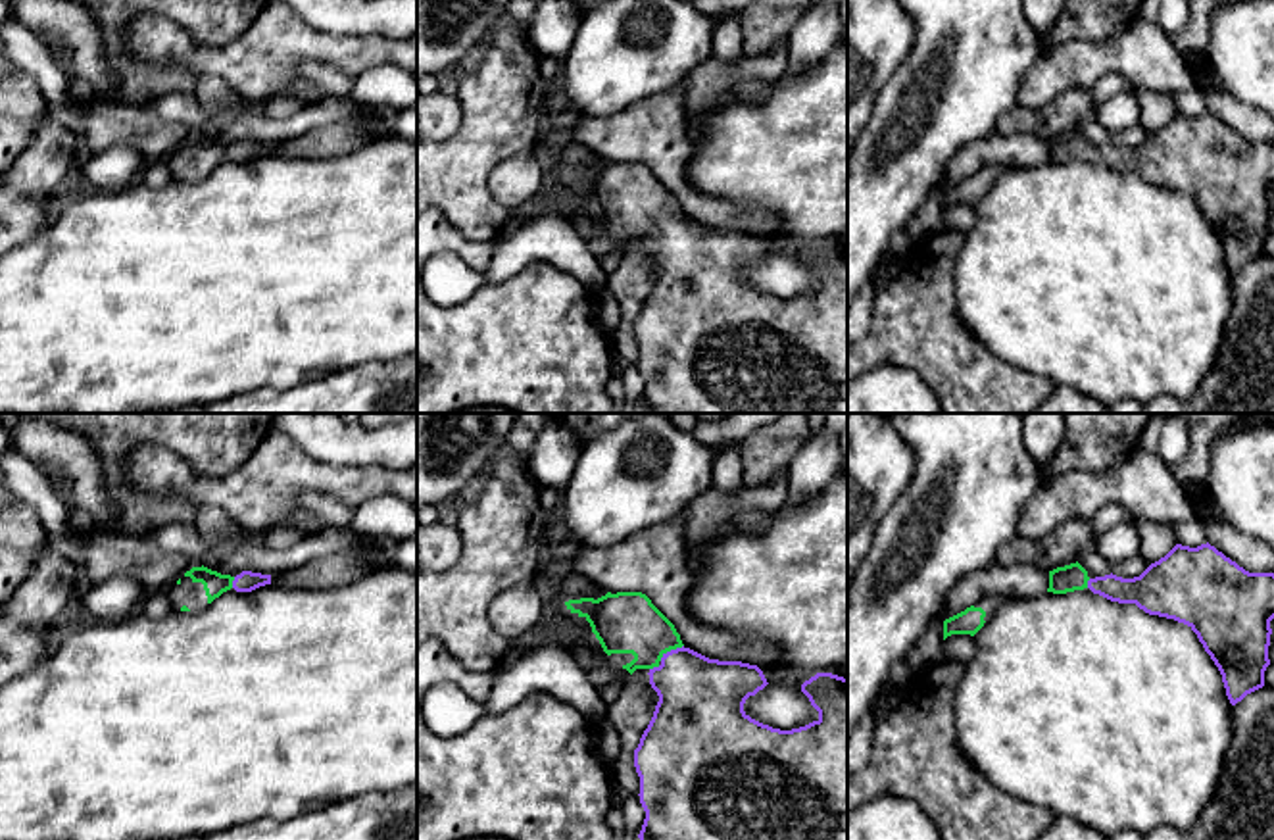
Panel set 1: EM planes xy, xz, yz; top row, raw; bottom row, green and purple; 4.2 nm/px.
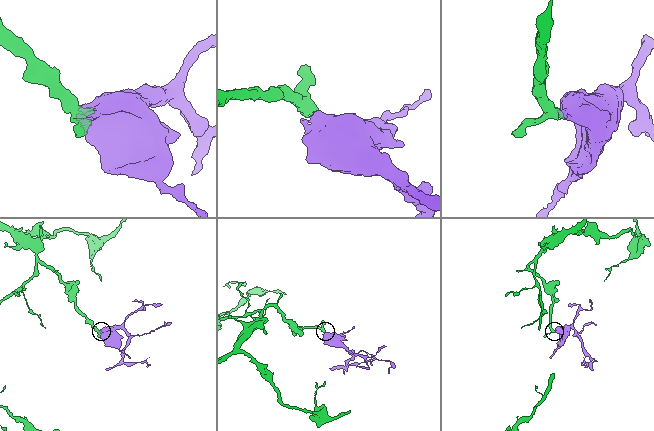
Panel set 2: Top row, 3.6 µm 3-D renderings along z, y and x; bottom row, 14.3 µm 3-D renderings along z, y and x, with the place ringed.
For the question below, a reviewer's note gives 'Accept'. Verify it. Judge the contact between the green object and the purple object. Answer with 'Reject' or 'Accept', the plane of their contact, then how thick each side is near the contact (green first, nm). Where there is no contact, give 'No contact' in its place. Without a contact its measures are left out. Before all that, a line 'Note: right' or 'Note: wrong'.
Note: right
Accept. Touches green in xz. Thickness 260 nm (green) against 360 nm

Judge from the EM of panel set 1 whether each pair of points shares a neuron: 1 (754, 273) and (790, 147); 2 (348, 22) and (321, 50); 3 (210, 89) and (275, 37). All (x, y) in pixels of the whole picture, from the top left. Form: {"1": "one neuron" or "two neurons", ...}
{"1": "one neuron", "2": "two neurons", "3": "two neurons"}

